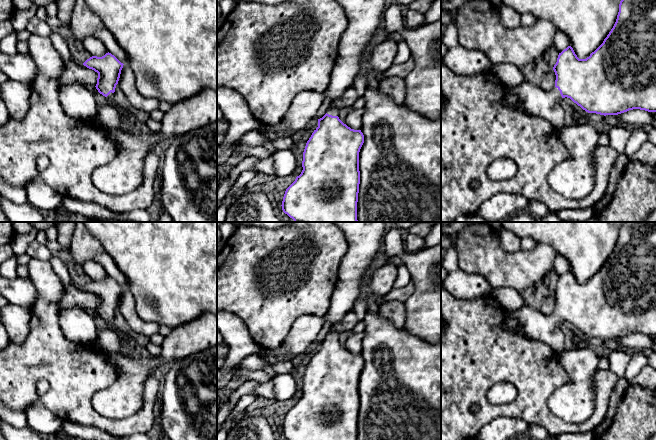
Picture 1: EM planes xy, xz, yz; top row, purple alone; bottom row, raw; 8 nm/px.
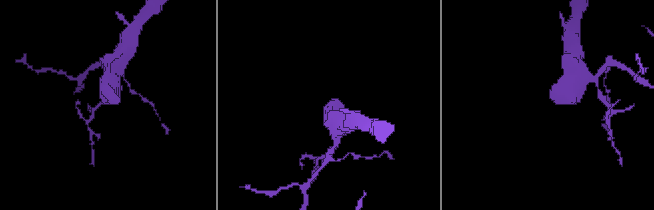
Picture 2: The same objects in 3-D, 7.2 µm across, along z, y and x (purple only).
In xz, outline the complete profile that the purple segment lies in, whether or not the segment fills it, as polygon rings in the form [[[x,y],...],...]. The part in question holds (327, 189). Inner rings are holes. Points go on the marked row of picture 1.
[[[330,107],[328,112],[318,119],[318,127],[306,143],[303,152],[303,170],[286,189],[282,210],[294,222],[358,222],[357,202],[360,184],[359,152],[364,143],[361,130],[348,127],[339,119],[338,107]]]

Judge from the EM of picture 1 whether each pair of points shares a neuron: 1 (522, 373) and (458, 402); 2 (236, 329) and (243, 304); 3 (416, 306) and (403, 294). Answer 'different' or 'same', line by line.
1: same
2: different
3: different

